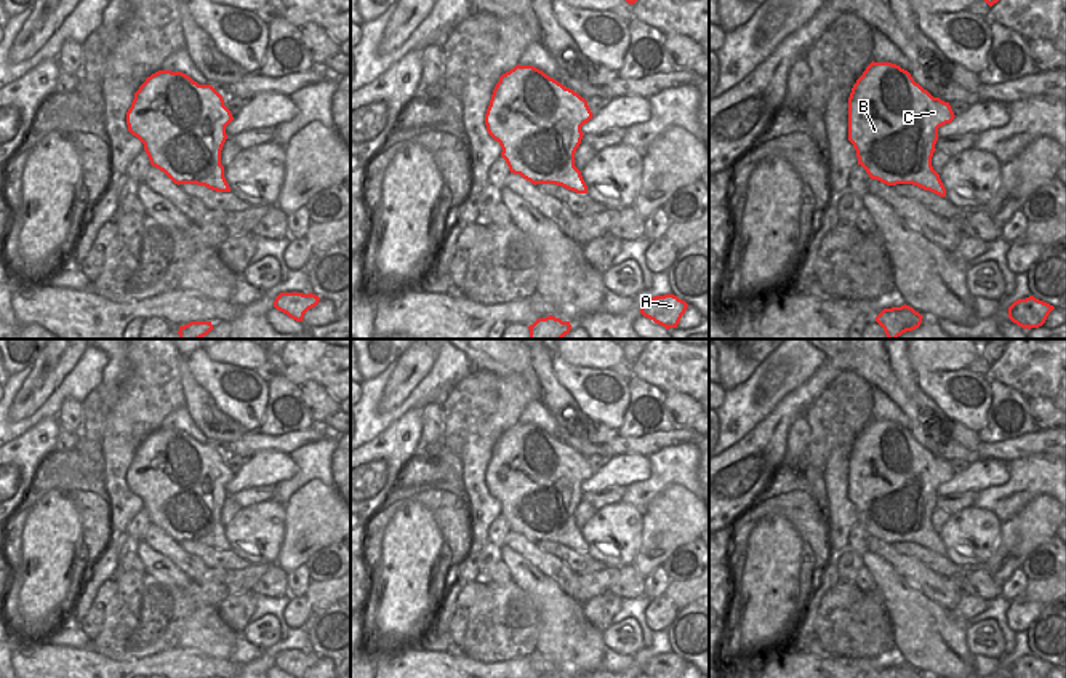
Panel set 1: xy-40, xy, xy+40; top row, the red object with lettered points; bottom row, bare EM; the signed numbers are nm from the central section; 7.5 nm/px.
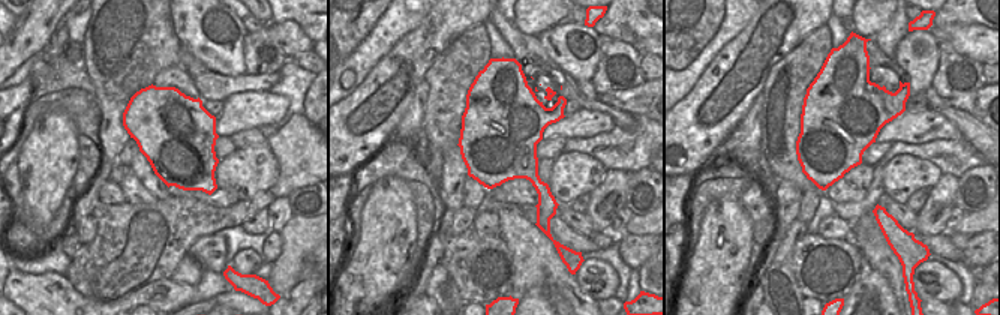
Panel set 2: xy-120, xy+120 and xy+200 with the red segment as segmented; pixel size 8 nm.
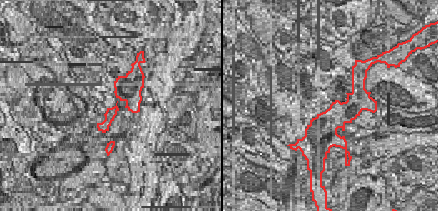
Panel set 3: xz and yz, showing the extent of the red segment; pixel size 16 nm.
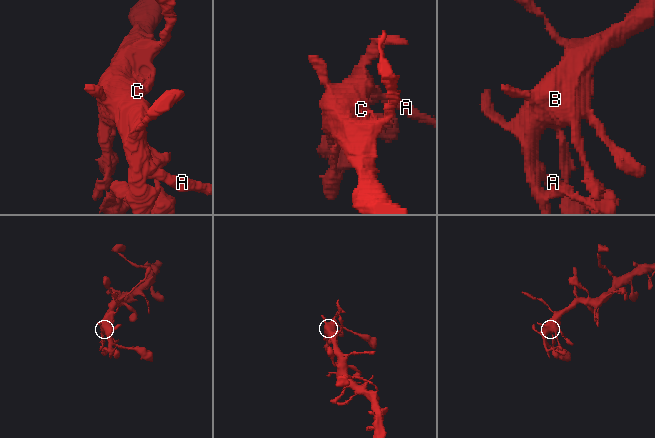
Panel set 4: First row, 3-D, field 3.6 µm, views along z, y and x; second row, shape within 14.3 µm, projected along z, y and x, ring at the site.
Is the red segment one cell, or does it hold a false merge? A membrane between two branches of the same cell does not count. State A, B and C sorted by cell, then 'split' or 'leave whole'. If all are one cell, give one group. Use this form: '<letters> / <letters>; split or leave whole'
A B C; leave whole

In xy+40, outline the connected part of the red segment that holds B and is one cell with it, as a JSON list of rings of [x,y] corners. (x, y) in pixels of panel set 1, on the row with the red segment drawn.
[[[871,62],[848,98],[848,141],[871,179],[887,185],[912,184],[946,197],[940,174],[932,166],[938,128],[954,120],[949,102],[933,98],[911,74],[892,62]]]

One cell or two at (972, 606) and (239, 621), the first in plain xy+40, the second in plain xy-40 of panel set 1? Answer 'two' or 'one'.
one

